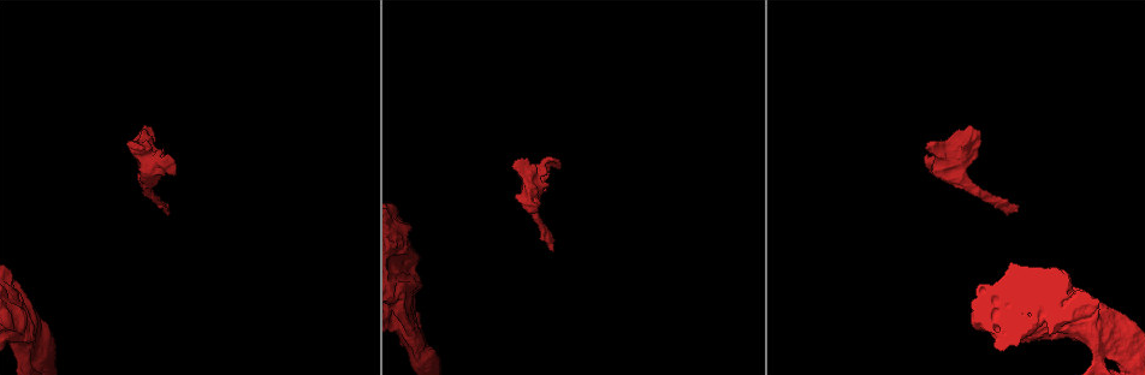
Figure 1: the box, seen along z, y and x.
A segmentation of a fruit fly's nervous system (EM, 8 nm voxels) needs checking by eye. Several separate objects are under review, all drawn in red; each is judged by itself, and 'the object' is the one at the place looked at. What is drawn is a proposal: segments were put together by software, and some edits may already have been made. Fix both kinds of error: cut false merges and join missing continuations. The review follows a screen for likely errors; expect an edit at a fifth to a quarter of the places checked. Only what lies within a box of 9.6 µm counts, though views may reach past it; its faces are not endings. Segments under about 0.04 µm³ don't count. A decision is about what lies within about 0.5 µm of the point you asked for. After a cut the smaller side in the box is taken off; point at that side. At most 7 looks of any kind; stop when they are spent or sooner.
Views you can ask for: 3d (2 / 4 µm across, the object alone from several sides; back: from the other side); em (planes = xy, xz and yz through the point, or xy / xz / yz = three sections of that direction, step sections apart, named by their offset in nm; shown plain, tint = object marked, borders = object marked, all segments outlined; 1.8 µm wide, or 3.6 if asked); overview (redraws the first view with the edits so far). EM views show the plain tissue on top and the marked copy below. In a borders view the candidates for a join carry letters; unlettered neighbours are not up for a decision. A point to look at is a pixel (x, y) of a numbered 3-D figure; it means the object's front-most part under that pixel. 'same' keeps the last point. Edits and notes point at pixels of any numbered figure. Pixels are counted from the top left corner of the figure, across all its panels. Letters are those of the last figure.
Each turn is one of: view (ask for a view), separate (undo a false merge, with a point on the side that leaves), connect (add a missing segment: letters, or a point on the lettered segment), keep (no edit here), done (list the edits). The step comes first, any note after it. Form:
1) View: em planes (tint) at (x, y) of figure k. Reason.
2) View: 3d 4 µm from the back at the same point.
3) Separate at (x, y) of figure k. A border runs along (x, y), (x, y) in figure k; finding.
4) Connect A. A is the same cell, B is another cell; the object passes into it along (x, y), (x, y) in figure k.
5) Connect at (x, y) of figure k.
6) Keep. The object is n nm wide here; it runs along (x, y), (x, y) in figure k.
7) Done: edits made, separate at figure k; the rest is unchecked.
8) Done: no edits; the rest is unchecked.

View: 3d 2 µm at (536, 203) of figure 1.

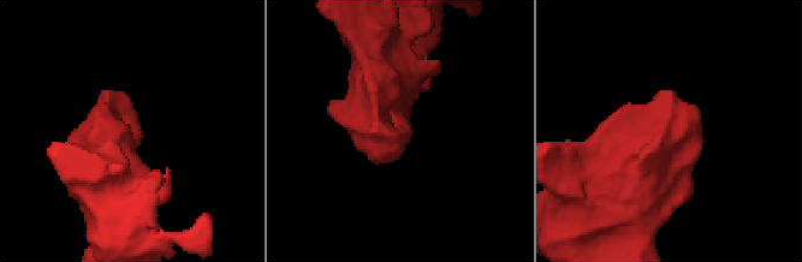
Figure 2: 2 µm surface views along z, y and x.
View: em planes (borders) at (676, 94) of figure 2. Shape alone is not enough.

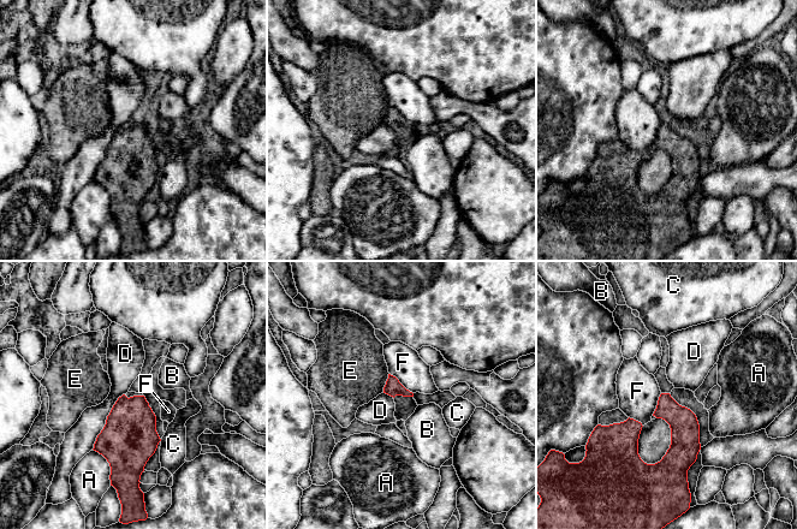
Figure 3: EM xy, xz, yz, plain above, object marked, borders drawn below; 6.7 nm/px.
Keep. A, B, C, D, E and F are other cells; a border runs along (124, 393), (113, 405), (91, 449) in figure 3; no lettered segment goes on from it.

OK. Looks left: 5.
View: em planes (borders) at (1018, 211) of figure 1. Free end.

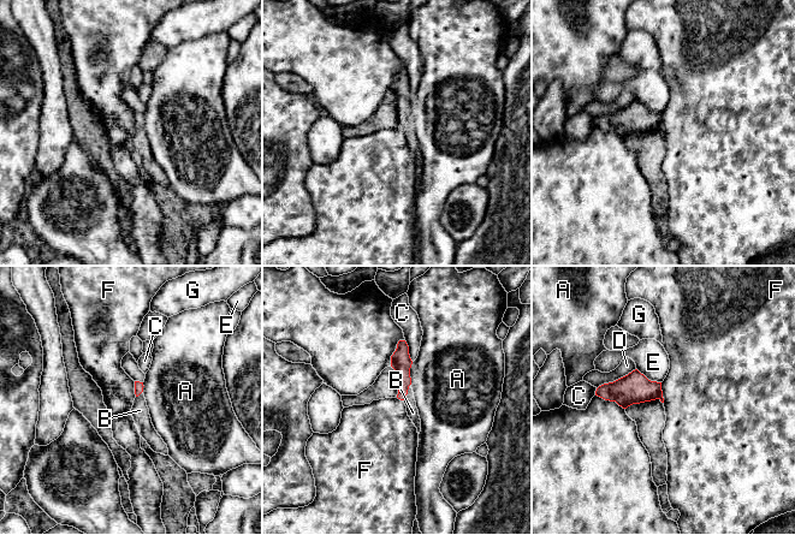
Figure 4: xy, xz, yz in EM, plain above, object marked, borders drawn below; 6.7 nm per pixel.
Connect B. B is the same cell, A, C, D, E, F and G are other cells; the neuron continues.

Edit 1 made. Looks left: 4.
View: overview.

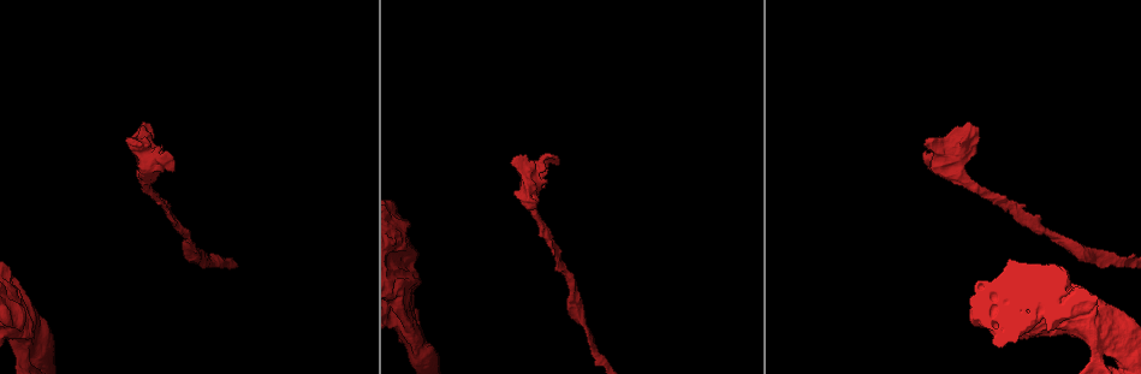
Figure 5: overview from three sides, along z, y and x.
View: em 3.6 µm xz step 16 (borders) at (22, 339) of figure 5.

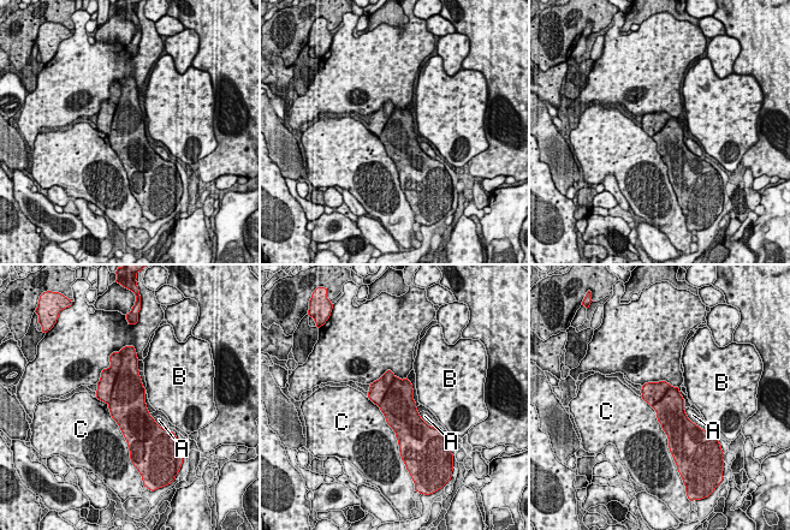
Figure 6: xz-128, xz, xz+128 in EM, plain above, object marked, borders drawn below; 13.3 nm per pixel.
Separate at (105, 386) of figure 6. The longest contact is with C, 700 nm; A, B and C are other cells; a border runs along (122, 359), (108, 404) in figure 6; a second neuron is stuck on.

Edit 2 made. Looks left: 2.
Done: edits made, connect at figure 4, separate at figure 6; the rest is unchecked.

